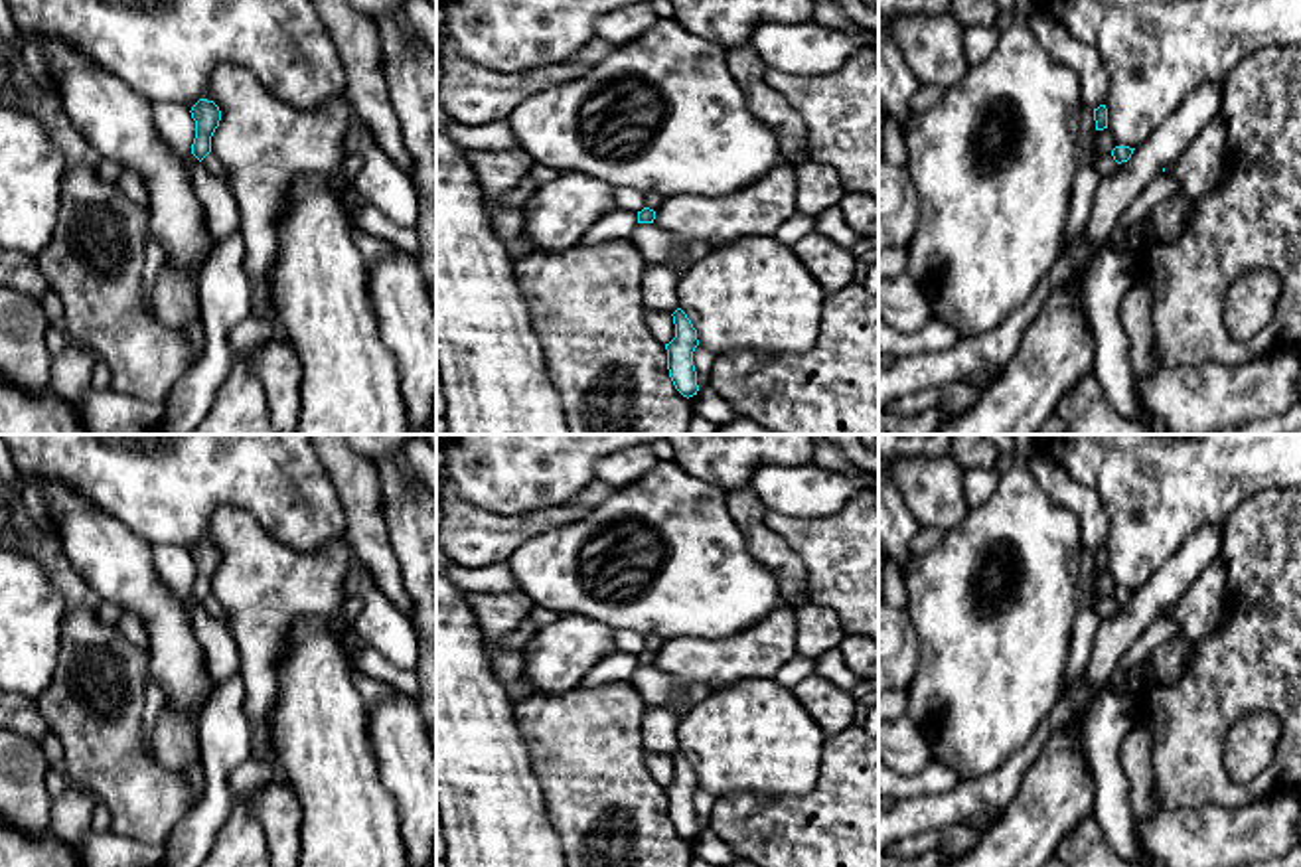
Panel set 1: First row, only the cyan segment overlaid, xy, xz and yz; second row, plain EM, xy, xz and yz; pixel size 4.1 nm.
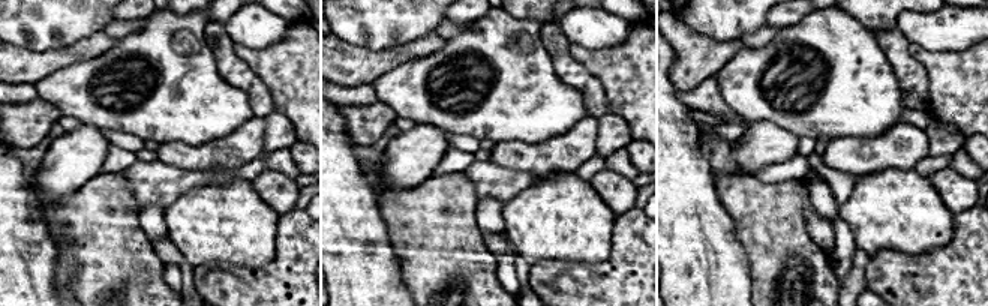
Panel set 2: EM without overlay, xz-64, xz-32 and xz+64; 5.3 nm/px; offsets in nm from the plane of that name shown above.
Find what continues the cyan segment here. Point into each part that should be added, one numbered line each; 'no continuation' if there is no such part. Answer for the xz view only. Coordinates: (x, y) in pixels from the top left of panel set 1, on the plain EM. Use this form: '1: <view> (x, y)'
1: xz (626, 640)

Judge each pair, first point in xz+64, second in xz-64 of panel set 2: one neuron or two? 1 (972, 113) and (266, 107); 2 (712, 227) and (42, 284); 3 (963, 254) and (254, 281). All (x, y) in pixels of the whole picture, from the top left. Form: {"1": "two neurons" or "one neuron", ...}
{"1": "two neurons", "2": "one neuron", "3": "one neuron"}

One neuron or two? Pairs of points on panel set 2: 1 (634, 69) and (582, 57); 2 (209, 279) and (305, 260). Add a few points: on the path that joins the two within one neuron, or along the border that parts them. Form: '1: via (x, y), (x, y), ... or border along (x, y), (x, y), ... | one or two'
1: via (621, 69), (595, 62) | one
2: via (233, 279), (281, 279) | one

